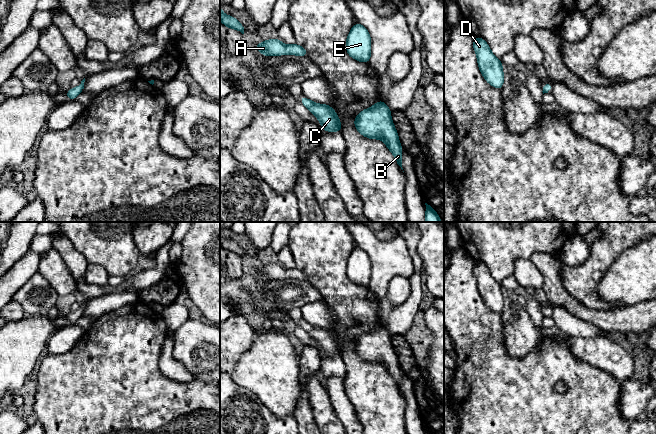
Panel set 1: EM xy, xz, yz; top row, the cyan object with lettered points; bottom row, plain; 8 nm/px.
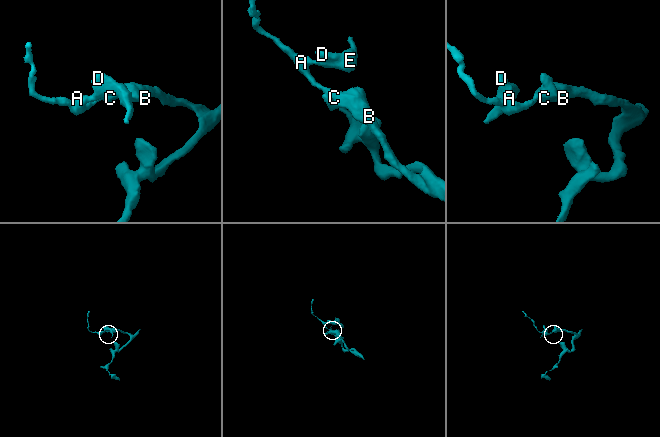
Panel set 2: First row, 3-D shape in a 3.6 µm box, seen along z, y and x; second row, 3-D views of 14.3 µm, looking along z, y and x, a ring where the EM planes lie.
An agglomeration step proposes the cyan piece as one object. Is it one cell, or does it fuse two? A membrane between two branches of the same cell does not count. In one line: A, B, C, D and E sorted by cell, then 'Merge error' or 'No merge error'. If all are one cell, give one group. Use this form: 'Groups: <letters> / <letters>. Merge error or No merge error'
Groups: A B C D E. No merge error

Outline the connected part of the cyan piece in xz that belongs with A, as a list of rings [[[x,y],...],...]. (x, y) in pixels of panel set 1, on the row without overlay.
[[[278,262],[272,264],[264,264],[260,268],[256,267],[255,273],[264,280],[279,280],[284,278],[308,280],[308,276],[302,270],[298,268],[285,269]]]

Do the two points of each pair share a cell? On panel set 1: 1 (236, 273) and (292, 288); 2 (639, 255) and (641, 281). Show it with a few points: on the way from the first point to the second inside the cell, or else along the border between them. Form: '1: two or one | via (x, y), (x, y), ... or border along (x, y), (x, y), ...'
1: two | border along (243, 274), (238, 278), (230, 279)
2: one | via (641, 261), (641, 275)

